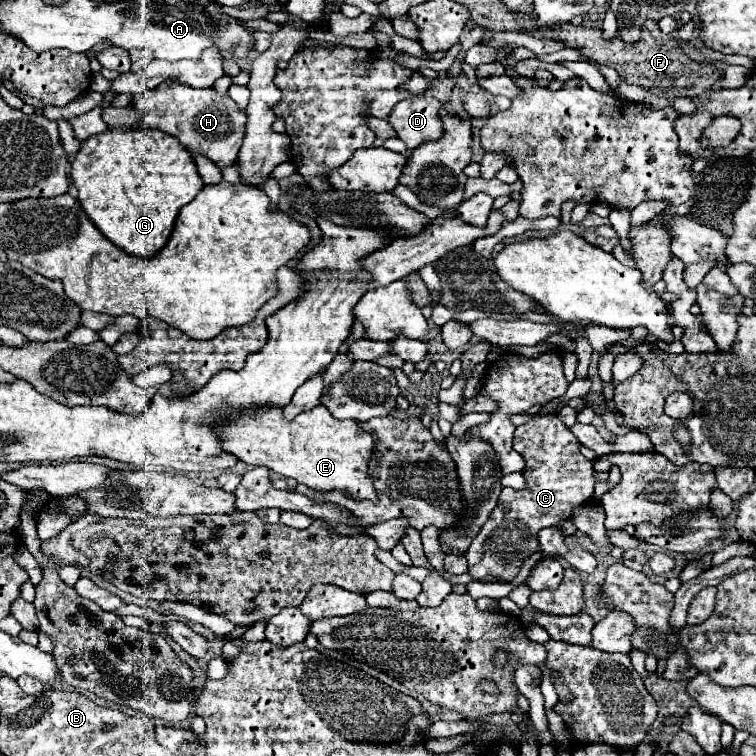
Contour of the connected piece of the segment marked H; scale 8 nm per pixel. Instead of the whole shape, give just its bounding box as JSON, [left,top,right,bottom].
[134,84,246,170]

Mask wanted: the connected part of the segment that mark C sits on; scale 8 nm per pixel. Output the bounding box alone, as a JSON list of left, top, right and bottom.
[466,412,596,582]

